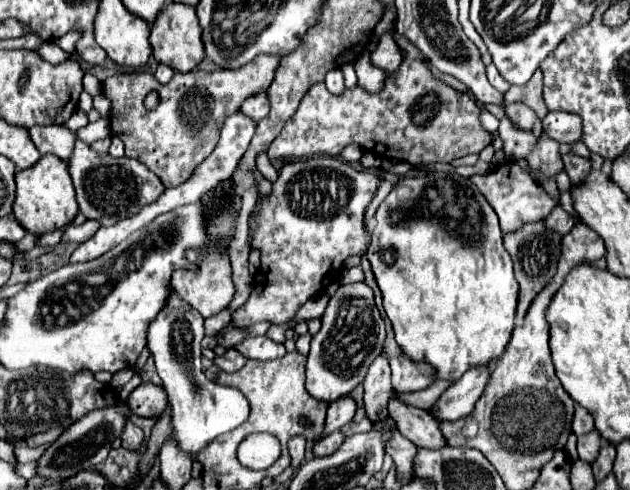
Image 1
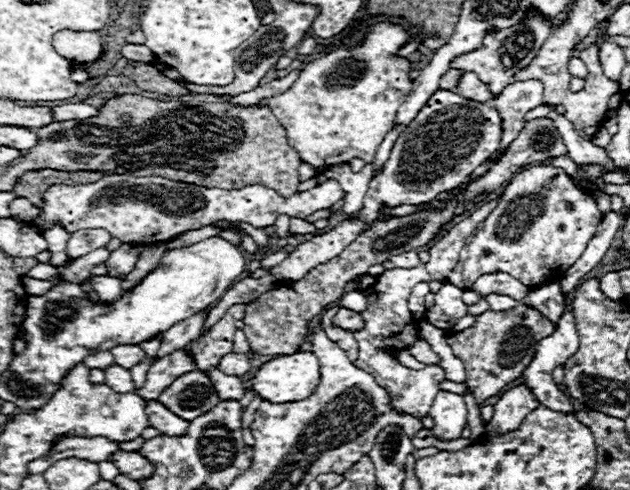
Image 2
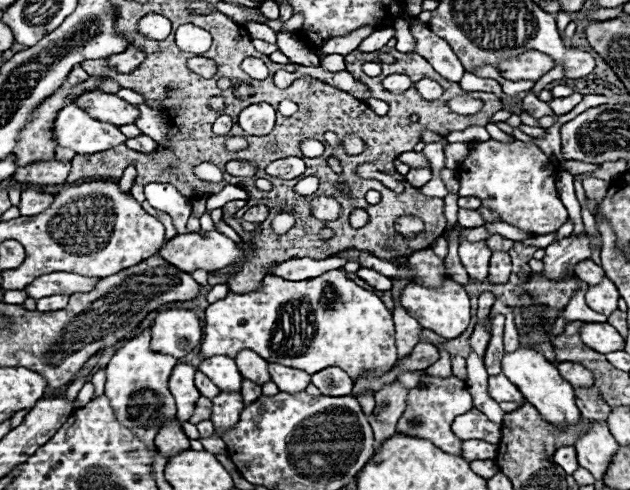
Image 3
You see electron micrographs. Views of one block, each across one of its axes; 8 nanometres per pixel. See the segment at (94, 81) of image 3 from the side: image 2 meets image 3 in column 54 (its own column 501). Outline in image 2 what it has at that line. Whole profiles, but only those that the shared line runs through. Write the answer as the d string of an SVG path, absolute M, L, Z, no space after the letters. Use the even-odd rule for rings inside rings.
M524 80L524 82L514 82L504 88L498 98L492 102L494 108L500 112L504 120L504 136L500 142L500 148L510 146L512 140L520 134L524 126L524 116L532 108L540 106L542 100L542 82L540 80Z

